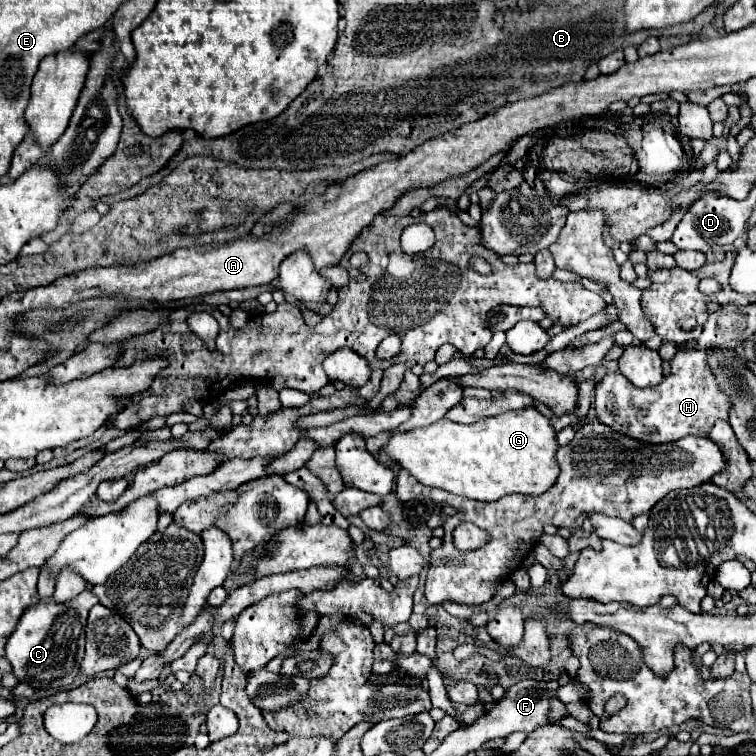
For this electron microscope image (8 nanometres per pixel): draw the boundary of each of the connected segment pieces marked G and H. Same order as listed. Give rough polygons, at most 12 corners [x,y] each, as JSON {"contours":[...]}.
{"contours":[[[535,406],[393,434],[421,484],[483,502],[561,472]],[[679,346],[671,374],[595,390],[597,420],[649,444],[707,436],[727,396],[707,354]]]}

